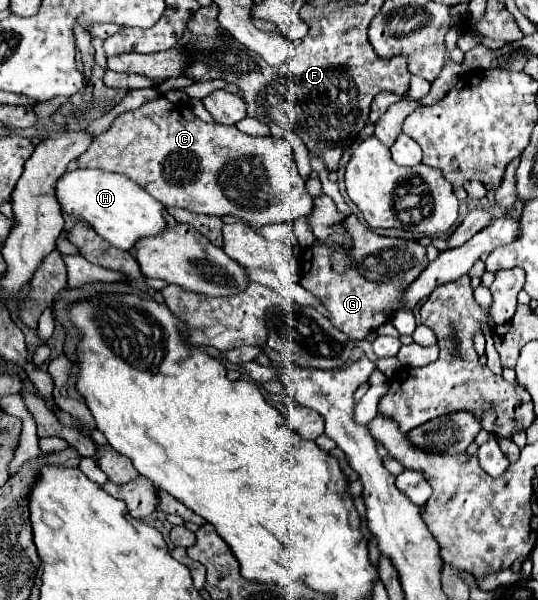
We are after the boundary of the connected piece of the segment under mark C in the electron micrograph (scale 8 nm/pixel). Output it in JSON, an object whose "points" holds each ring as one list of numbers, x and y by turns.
{"points":[[167,97,147,101,135,111,123,113,111,123,109,131,101,133,93,145,79,157,79,167,105,169,123,173,137,181,149,195,165,207,183,207,203,215,237,215,251,225,265,223,293,223,295,219,313,211,311,195,305,191,303,177,297,169,297,159,285,139,251,136,241,133,235,125,211,125,201,121,193,109,183,103,171,103]]}

